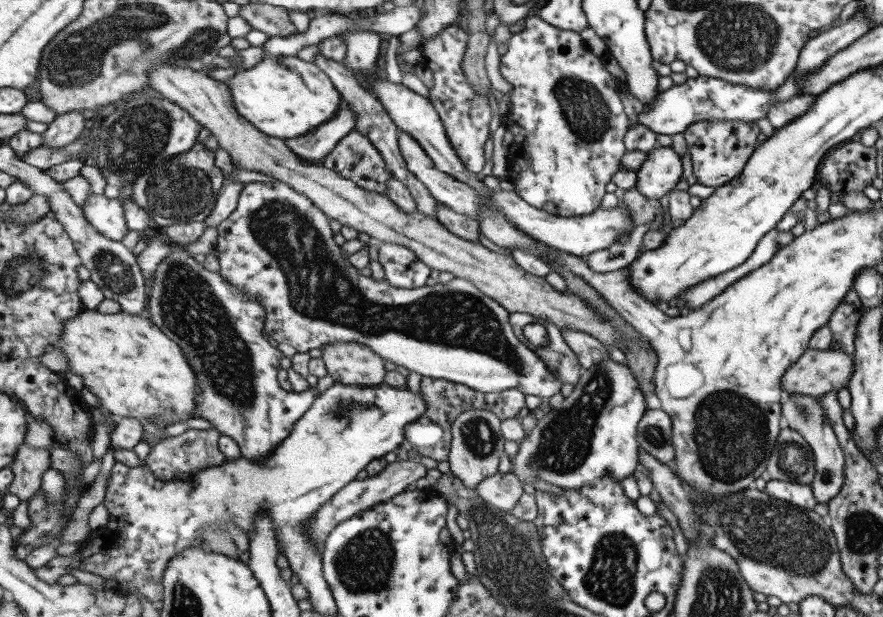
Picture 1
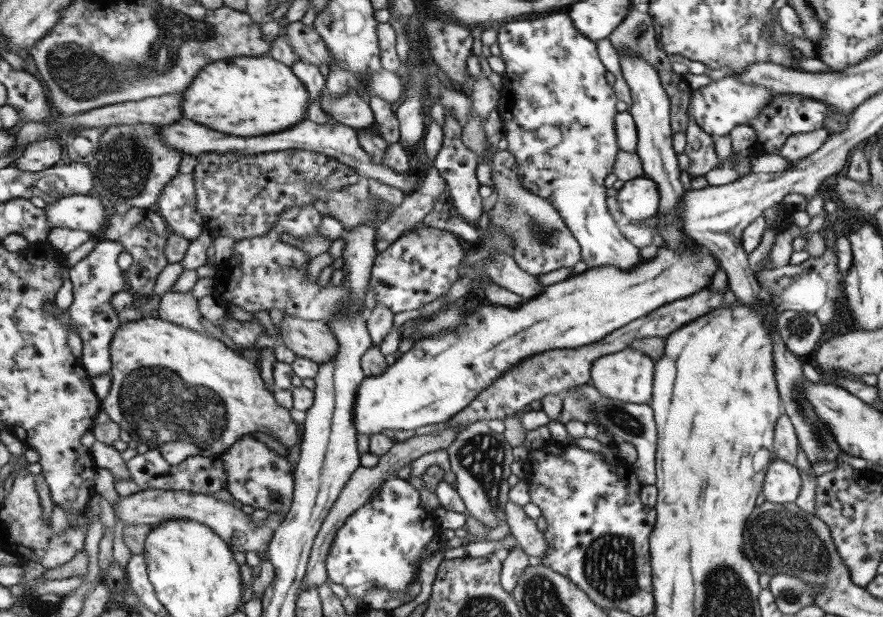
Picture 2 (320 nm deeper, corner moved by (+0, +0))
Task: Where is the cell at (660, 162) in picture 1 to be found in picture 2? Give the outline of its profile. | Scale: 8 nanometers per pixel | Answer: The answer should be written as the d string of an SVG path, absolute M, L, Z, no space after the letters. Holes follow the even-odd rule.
M644 174L624 182L614 197L621 214L630 223L637 223L656 214L659 202L658 190L654 182Z

